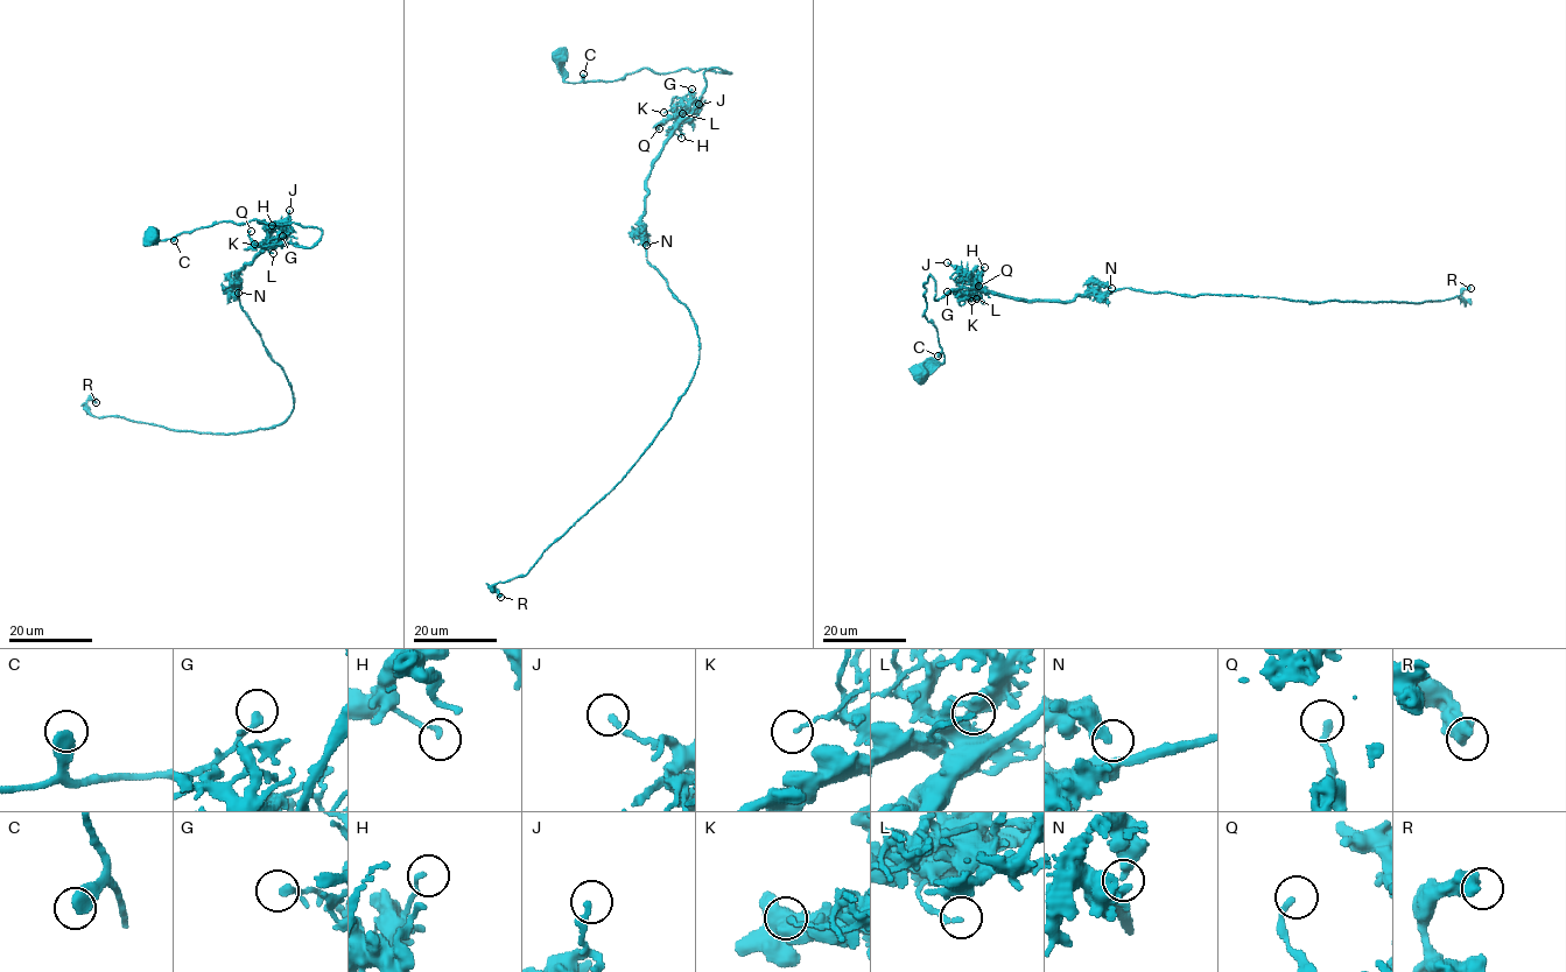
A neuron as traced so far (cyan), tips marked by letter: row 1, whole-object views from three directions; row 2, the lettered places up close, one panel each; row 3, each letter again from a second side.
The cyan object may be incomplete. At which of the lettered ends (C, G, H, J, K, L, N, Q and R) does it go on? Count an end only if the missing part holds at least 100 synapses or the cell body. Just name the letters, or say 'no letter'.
no letter

